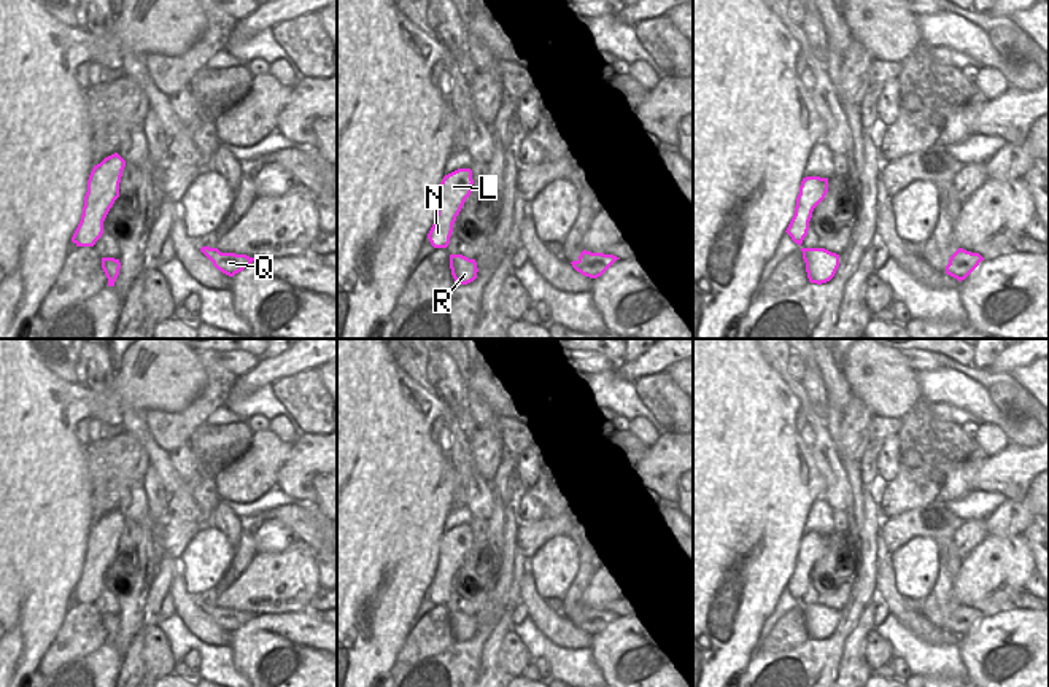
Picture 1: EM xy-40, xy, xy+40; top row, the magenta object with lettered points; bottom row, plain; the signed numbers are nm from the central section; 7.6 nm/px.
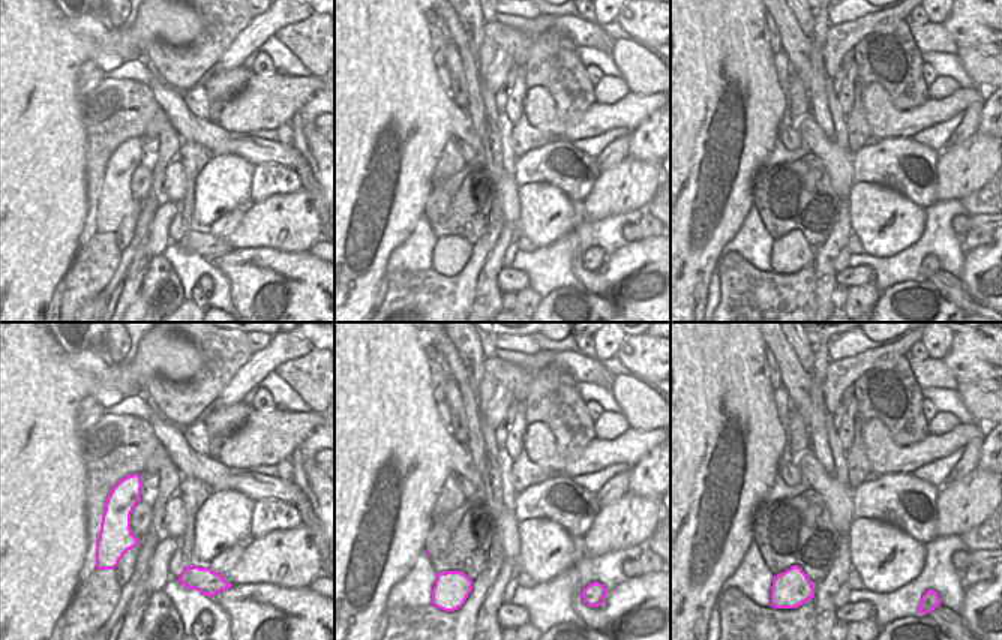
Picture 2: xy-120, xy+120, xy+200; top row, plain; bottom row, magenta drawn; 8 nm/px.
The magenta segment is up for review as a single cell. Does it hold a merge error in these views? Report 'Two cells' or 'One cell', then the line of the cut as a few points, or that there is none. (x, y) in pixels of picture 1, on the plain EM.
One cell. No split.

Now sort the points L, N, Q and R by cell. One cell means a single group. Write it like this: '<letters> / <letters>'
L N Q R

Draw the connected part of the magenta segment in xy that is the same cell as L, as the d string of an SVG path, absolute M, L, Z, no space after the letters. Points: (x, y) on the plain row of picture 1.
M458 525L443 533L439 549L439 565L428 595L434 604L447 604L453 588L453 580L466 555L472 549L472 526Z

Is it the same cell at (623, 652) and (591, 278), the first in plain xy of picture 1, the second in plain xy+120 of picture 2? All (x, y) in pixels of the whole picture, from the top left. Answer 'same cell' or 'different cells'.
different cells

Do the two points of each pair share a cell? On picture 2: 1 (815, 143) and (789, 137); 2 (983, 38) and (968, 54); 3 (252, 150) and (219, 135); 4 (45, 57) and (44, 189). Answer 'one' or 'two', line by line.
1: two
2: two
3: two
4: one

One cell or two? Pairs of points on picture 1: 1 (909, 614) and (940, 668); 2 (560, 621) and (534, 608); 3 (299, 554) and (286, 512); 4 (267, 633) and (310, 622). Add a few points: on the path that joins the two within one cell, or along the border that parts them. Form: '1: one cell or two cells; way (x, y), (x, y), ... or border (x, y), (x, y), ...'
1: two cells; border (897, 619), (922, 641), (956, 646)
2: one cell; way (553, 621), (541, 613)
3: two cells; border (301, 539), (315, 549)
4: one cell; way (278, 636), (296, 636), (299, 633)

